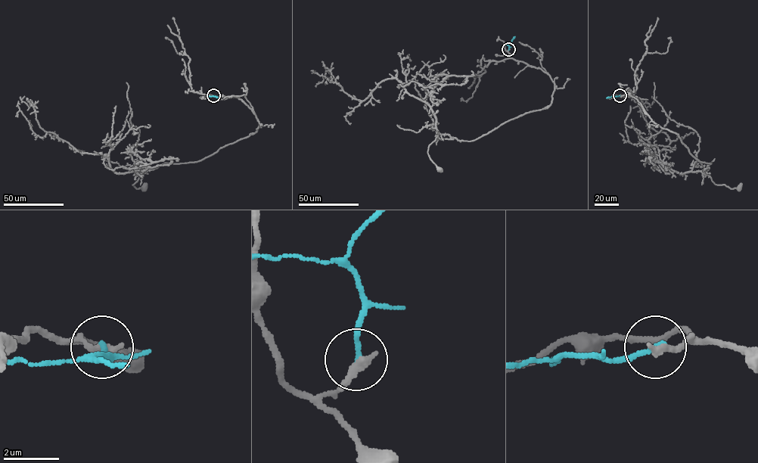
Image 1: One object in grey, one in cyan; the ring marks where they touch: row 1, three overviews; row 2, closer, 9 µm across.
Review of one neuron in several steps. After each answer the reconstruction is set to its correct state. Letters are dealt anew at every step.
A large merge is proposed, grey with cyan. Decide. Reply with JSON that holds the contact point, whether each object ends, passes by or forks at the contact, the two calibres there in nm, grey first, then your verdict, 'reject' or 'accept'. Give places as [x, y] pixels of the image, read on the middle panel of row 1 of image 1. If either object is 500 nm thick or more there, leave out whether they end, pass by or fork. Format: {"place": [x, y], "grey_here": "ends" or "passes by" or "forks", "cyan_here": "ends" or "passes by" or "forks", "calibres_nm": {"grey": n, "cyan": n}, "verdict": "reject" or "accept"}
{"place": [508, 49], "grey_here": "ends", "cyan_here": "ends", "calibres_nm": {"grey": 360, "cyan": 190}, "verdict": "reject"}

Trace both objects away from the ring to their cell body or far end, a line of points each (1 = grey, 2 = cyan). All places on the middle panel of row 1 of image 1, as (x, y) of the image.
1: (508, 49), (510, 57), (550, 76), (554, 85), (551, 104), (472, 141), (439, 133), (427, 150), (439, 169)
2: (508, 49), (508, 44), (514, 36)

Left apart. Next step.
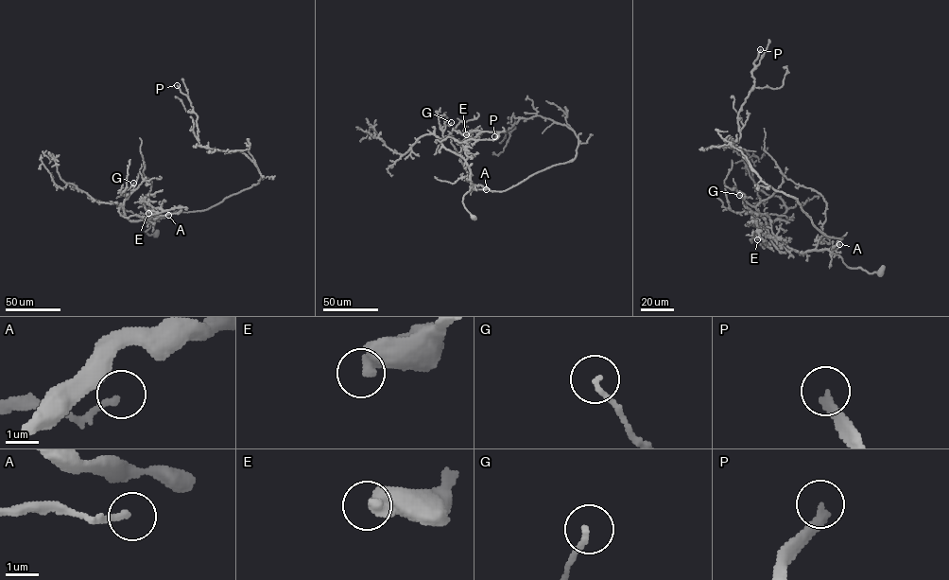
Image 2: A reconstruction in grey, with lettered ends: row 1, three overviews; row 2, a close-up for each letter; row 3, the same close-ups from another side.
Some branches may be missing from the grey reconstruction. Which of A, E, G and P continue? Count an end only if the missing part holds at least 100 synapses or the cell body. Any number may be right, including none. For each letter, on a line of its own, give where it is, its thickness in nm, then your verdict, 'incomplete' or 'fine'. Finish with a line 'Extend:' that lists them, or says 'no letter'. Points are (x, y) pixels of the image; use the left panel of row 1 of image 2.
A: (168, 215) | 190 nm | fine
E: (148, 213) | 500 nm | fine
G: (133, 183) | 160 nm | fine
P: (177, 85) | 260 nm | incomplete
Extend: P

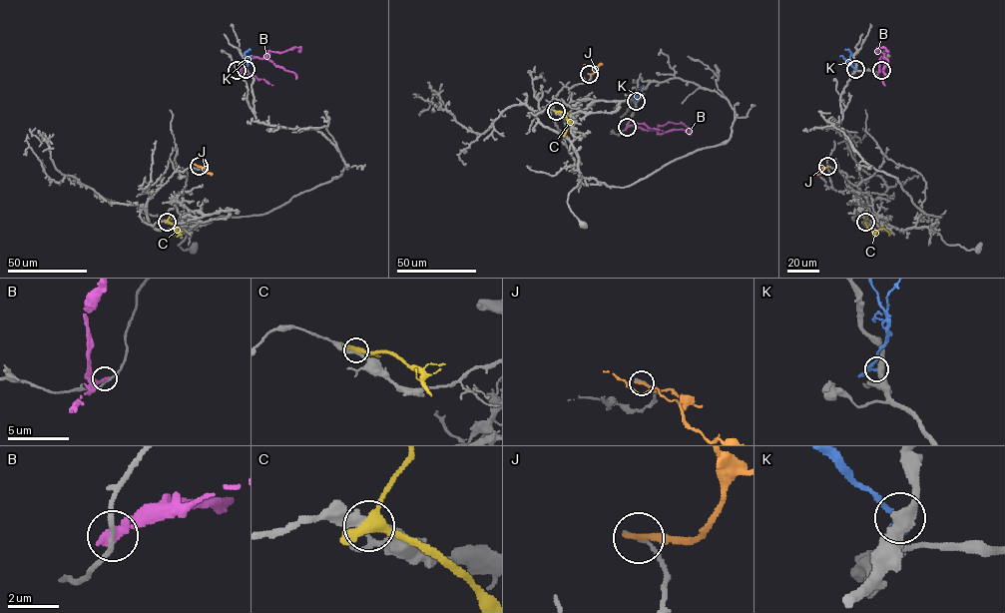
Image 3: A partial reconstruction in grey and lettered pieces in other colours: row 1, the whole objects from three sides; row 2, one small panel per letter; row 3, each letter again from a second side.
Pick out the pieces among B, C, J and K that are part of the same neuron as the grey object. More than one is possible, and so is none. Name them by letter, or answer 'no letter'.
no letter

